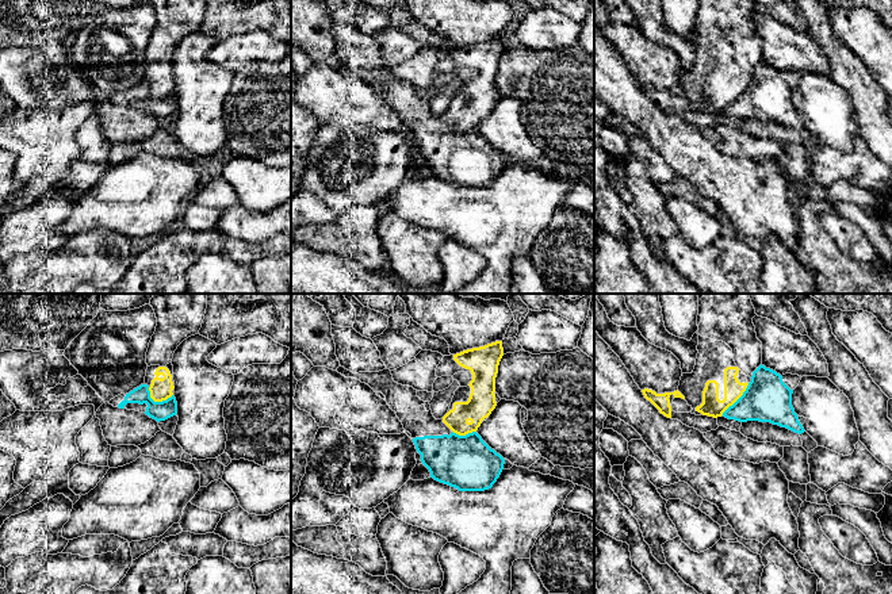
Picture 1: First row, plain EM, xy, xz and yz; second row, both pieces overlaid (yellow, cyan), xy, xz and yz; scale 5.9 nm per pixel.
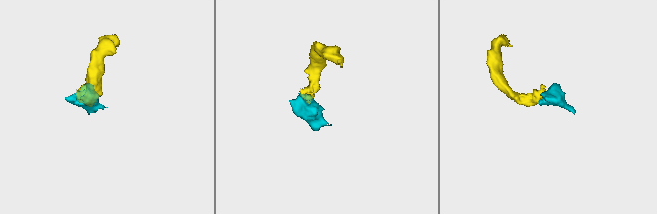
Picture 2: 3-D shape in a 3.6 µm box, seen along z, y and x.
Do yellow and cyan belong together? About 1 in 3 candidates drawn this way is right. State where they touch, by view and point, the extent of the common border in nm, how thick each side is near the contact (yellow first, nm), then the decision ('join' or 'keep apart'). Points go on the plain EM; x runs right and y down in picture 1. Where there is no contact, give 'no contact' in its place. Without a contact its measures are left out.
yz (737, 96) | 260 nm | 120/280 nm | keep apart

